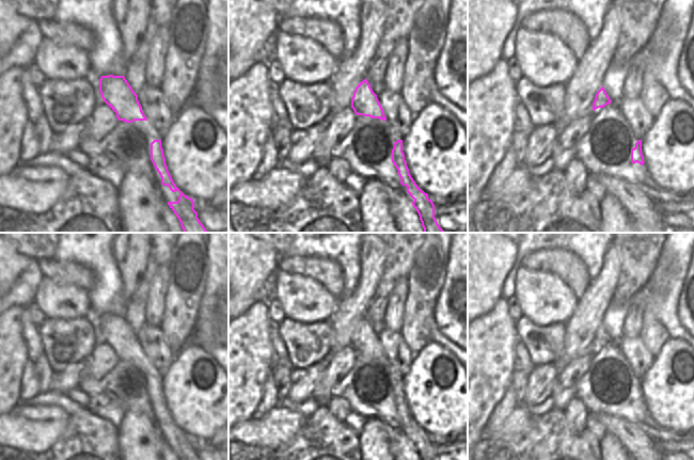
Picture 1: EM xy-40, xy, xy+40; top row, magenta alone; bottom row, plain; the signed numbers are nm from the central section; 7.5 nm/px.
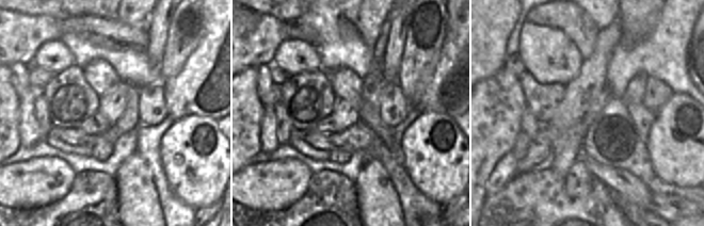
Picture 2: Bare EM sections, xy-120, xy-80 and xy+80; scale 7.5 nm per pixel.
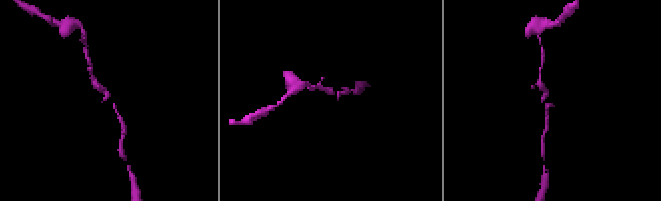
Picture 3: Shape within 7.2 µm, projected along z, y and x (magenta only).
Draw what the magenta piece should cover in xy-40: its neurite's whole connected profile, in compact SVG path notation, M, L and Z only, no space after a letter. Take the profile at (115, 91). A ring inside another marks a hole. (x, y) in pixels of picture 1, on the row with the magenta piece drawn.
M101 76L99 92L104 101L116 113L119 121L132 123L147 121L133 92L124 76Z

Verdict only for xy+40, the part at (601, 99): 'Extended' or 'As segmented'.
As segmented.

